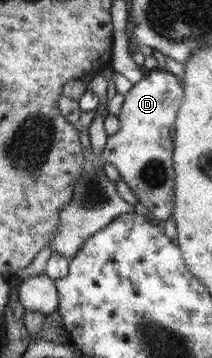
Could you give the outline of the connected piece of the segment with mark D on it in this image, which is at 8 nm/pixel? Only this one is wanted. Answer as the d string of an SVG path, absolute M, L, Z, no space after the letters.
M164 69L147 71L140 82L133 84L125 98L118 116L120 129L108 137L102 160L118 169L121 180L131 188L138 203L146 206L163 224L170 218L175 205L174 143L170 130L184 102L183 82Z

